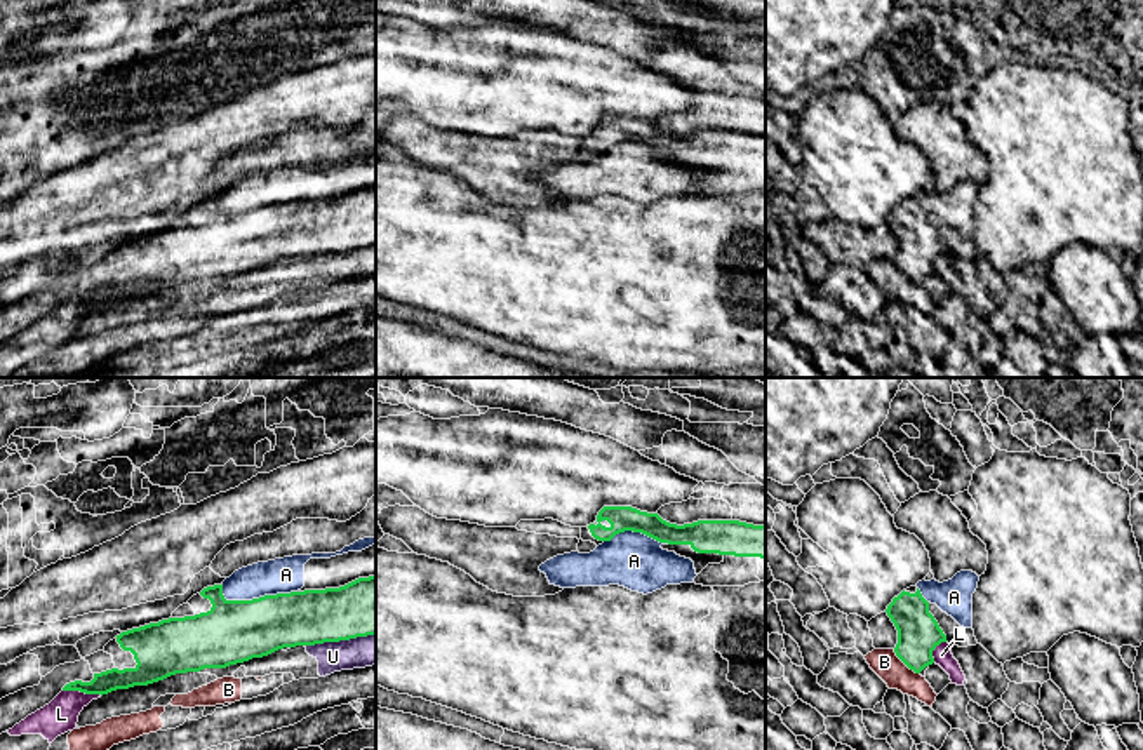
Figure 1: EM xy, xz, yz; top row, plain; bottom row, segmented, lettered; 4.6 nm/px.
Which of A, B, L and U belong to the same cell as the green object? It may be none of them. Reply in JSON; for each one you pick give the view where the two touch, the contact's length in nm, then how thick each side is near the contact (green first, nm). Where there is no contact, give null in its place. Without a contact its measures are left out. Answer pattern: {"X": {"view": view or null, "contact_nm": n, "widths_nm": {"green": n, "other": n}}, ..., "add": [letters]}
{"add": []}

